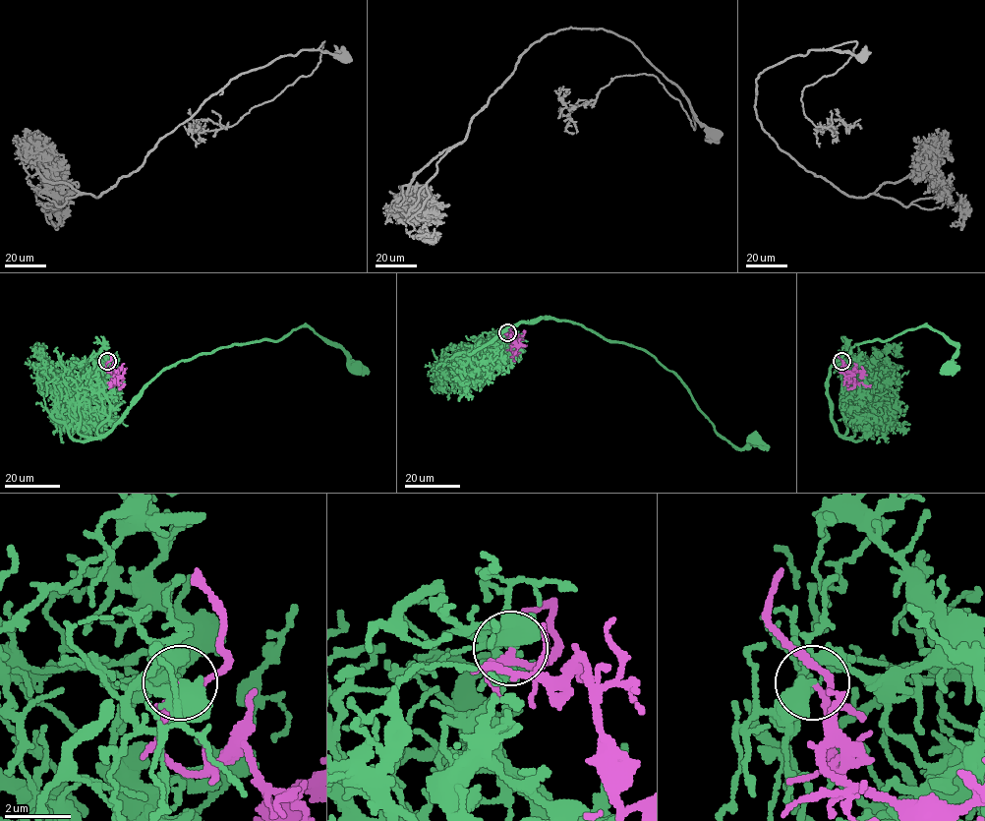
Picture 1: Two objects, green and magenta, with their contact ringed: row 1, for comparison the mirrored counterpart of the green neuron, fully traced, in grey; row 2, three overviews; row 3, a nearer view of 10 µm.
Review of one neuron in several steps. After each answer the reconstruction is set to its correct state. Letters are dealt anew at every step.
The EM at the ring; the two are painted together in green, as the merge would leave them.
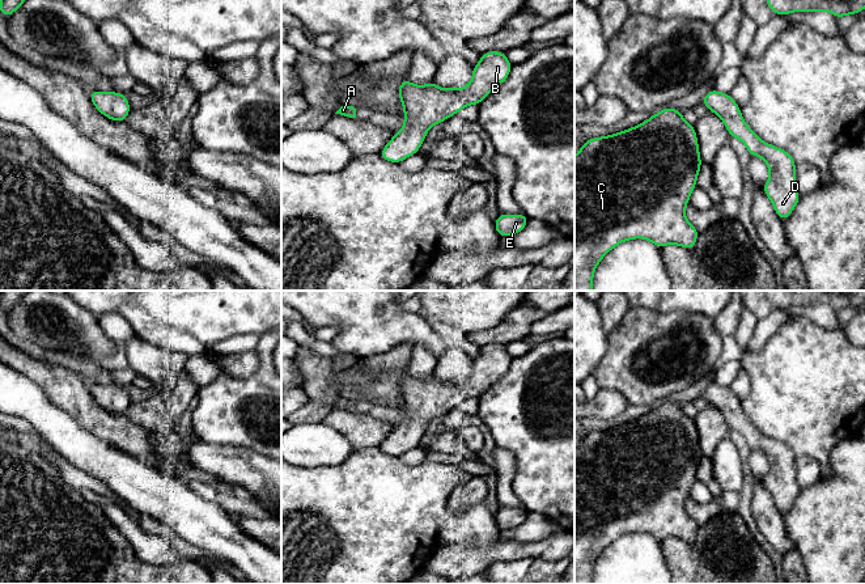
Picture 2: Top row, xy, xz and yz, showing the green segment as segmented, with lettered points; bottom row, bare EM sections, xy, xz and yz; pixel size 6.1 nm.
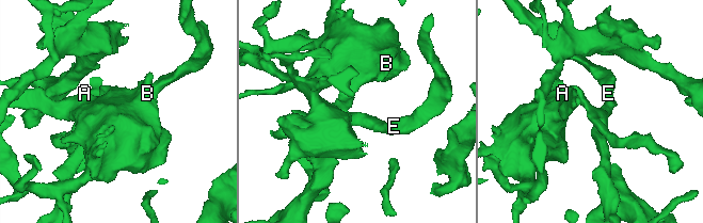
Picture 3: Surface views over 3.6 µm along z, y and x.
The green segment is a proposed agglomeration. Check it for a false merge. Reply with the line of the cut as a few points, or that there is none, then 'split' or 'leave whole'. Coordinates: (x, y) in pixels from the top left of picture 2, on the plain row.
cut in xy along (97, 385), (97, 397), (102, 405), (113, 400), (127, 407); split

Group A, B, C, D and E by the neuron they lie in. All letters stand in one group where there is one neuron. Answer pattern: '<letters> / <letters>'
A B C / D E

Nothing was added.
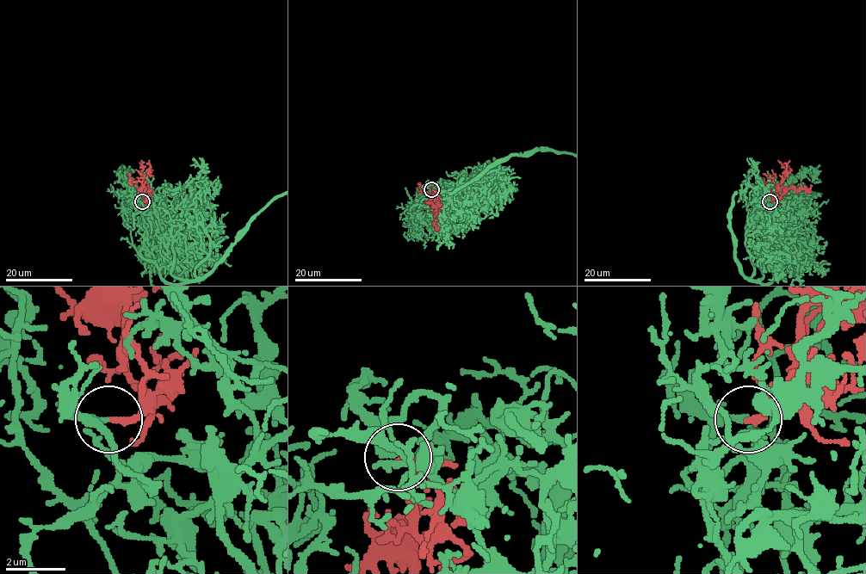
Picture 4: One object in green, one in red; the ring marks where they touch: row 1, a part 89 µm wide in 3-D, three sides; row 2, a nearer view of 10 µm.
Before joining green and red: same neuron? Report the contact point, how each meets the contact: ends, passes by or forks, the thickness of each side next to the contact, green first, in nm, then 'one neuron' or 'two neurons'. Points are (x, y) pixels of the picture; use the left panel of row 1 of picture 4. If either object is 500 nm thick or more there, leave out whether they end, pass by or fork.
at (142, 201); green ends there; red ends there; 200 nm thick on the green side, 240 nm on the other; one neuron

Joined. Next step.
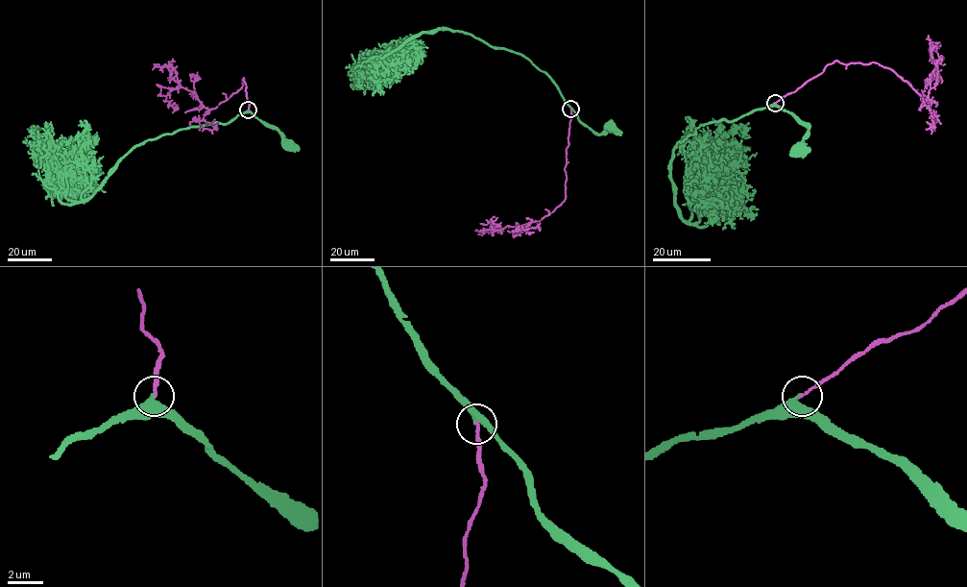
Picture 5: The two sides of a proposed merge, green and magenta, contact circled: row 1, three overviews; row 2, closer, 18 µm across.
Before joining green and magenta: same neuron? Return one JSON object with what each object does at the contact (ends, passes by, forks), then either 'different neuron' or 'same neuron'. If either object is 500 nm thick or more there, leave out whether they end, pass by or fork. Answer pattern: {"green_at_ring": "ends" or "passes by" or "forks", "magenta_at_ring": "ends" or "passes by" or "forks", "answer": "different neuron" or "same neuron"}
{"green_at_ring": "passes by", "magenta_at_ring": "ends", "answer": "same neuron"}

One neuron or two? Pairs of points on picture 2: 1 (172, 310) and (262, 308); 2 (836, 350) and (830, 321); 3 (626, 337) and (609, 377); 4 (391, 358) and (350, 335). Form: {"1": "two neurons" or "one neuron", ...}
{"1": "one neuron", "2": "two neurons", "3": "one neuron", "4": "two neurons"}

